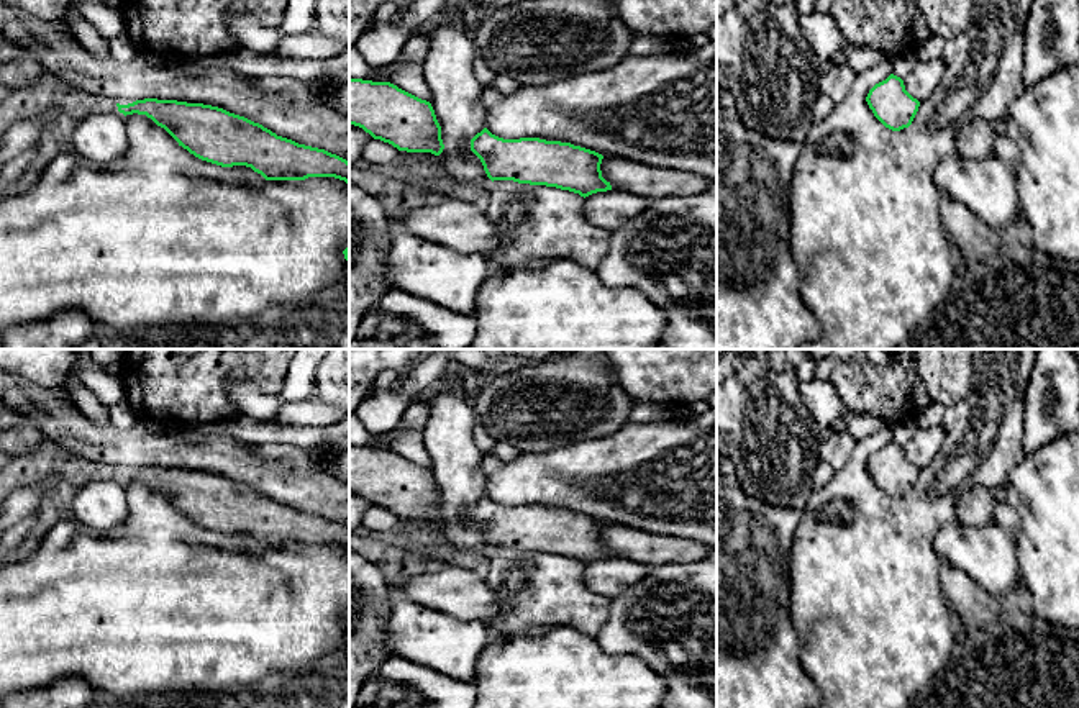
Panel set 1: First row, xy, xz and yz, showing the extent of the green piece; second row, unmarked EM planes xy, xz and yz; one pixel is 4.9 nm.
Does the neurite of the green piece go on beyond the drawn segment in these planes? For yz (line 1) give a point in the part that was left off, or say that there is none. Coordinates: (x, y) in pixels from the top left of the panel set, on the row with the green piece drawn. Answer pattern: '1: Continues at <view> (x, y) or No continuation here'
1: No continuation here

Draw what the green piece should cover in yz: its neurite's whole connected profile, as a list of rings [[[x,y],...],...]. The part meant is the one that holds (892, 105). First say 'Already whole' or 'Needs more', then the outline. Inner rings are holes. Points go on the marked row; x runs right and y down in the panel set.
Already whole. [[[894,74],[876,84],[866,102],[874,116],[892,131],[908,128],[920,107],[920,102],[905,90],[904,80]]]

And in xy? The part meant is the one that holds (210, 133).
Already whole. [[[144,98],[116,103],[126,115],[146,115],[195,157],[221,166],[246,166],[266,180],[335,177],[349,185],[349,162],[325,149],[277,136],[259,123],[223,108]]]

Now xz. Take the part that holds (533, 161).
Already whole. [[[487,128],[471,139],[487,177],[518,184],[546,185],[589,197],[612,190],[602,177],[603,156],[571,143],[540,138],[503,139]]]

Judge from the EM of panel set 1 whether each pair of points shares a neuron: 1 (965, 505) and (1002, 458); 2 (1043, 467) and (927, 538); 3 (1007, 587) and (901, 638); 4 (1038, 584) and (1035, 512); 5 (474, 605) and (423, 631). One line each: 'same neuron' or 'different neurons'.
1: different neurons
2: different neurons
3: different neurons
4: same neuron
5: different neurons

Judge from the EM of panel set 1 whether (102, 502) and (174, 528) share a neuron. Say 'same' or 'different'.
different

